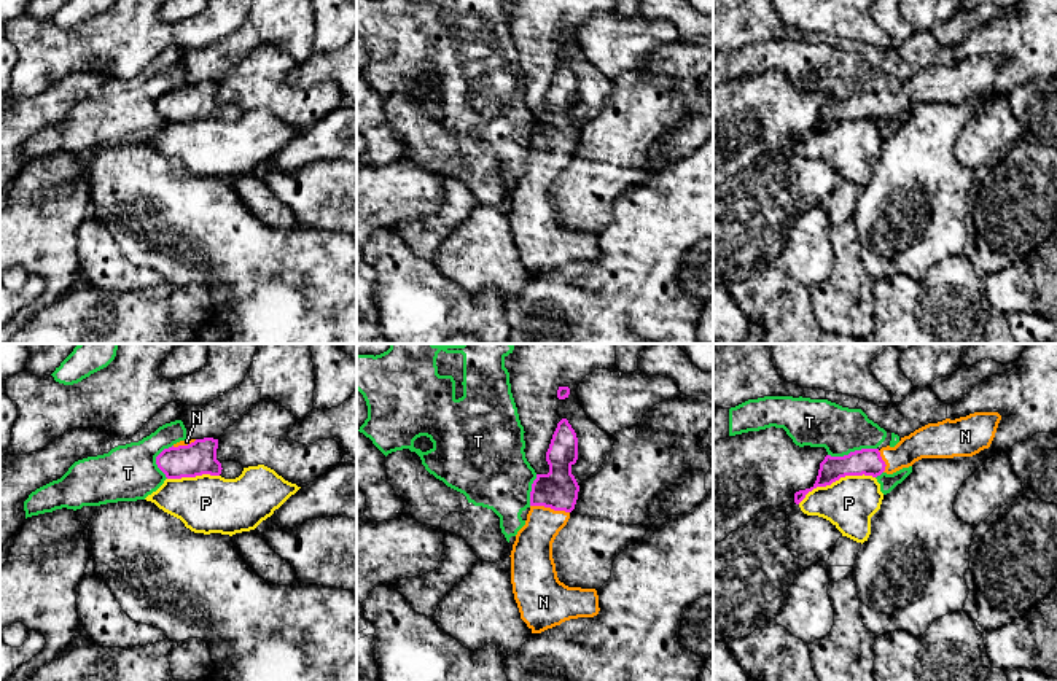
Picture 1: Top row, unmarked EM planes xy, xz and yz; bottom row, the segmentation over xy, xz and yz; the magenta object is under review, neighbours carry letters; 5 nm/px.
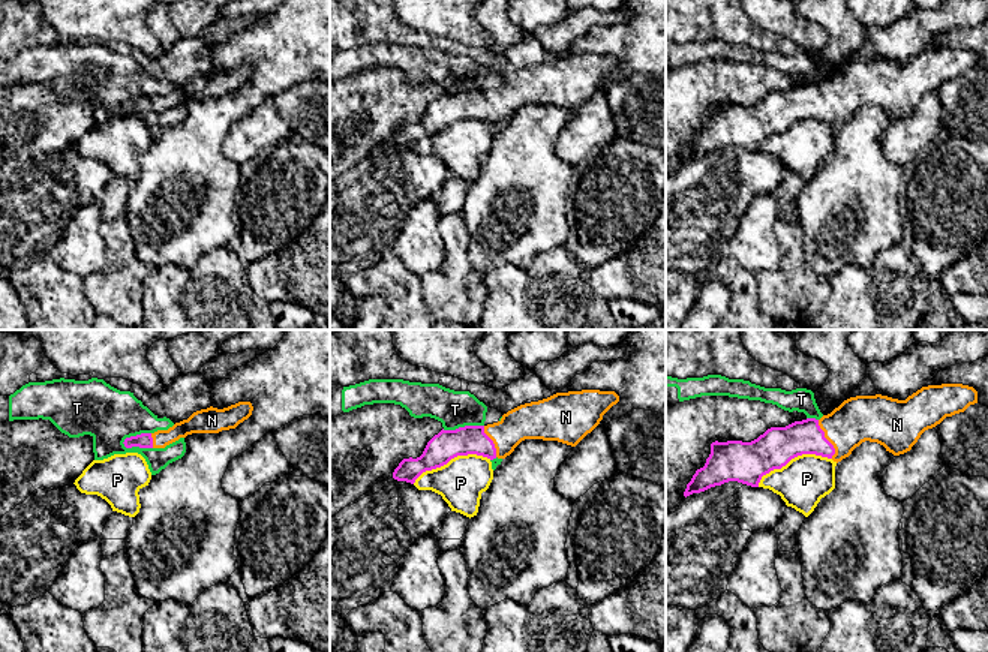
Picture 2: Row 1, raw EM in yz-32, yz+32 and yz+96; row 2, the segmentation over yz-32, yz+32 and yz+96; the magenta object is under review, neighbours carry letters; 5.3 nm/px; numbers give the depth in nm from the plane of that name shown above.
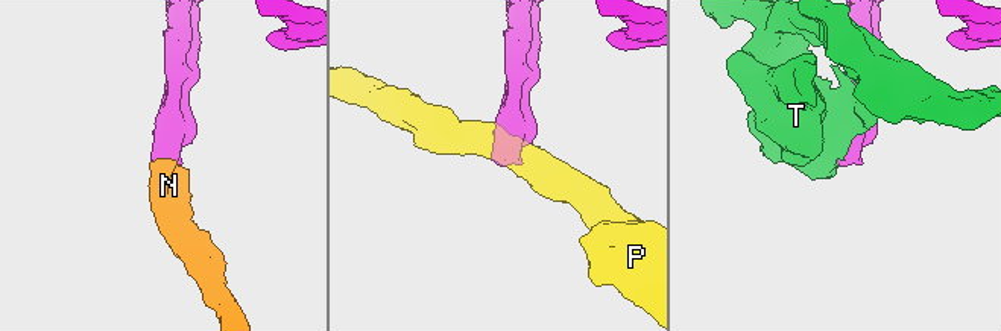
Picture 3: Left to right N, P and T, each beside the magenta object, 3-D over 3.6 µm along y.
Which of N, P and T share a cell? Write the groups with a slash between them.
N / P / T

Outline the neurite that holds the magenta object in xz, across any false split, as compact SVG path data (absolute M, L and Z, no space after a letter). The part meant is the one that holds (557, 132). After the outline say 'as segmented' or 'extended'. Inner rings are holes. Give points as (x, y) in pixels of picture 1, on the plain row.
M562 62L546 95L549 116L536 118L532 127L530 154L509 199L514 243L532 277L600 255L597 234L560 226L552 202L552 186L578 143L579 129L571 118L576 103L576 76Z | extended

